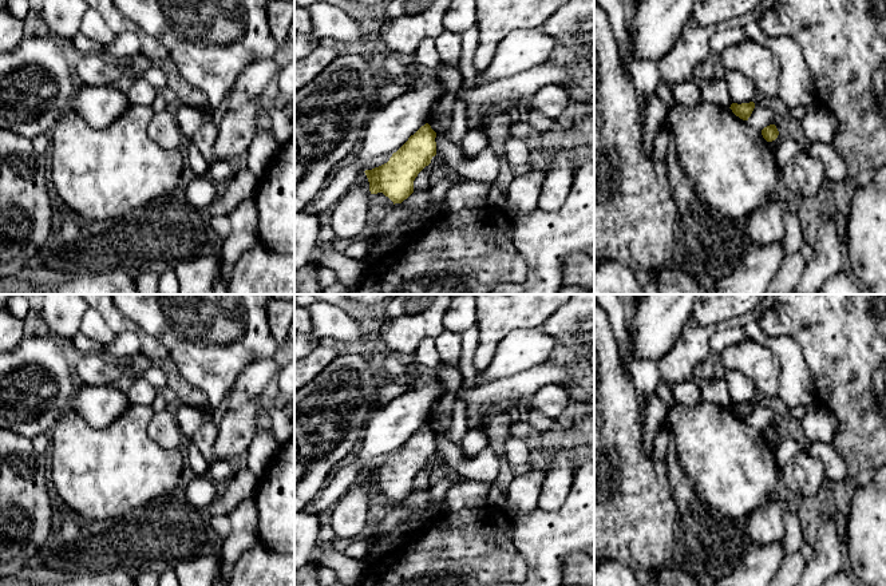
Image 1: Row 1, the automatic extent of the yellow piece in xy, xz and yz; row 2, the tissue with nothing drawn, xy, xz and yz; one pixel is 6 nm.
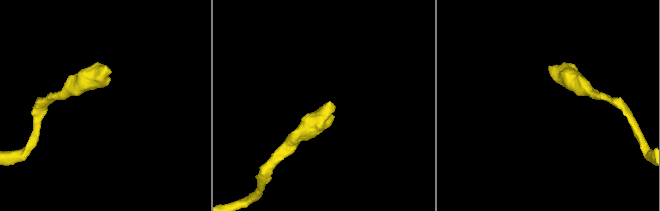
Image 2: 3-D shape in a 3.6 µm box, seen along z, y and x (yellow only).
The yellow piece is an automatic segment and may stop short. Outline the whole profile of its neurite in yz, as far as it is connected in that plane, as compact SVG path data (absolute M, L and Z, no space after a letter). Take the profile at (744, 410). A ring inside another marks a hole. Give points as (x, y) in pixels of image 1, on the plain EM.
M749 401L749 403L732 403L731 407L732 412L739 416L743 420L748 420L748 417L751 416L754 408L755 408L755 403Z

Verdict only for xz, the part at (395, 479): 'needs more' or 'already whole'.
already whole

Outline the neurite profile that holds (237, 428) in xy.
M260 396L248 400L237 411L221 409L218 412L218 436L214 442L213 463L246 455L250 443L261 429L260 416L262 412Z

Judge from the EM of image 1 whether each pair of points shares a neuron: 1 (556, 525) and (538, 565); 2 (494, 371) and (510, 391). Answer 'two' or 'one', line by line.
1: one
2: two

